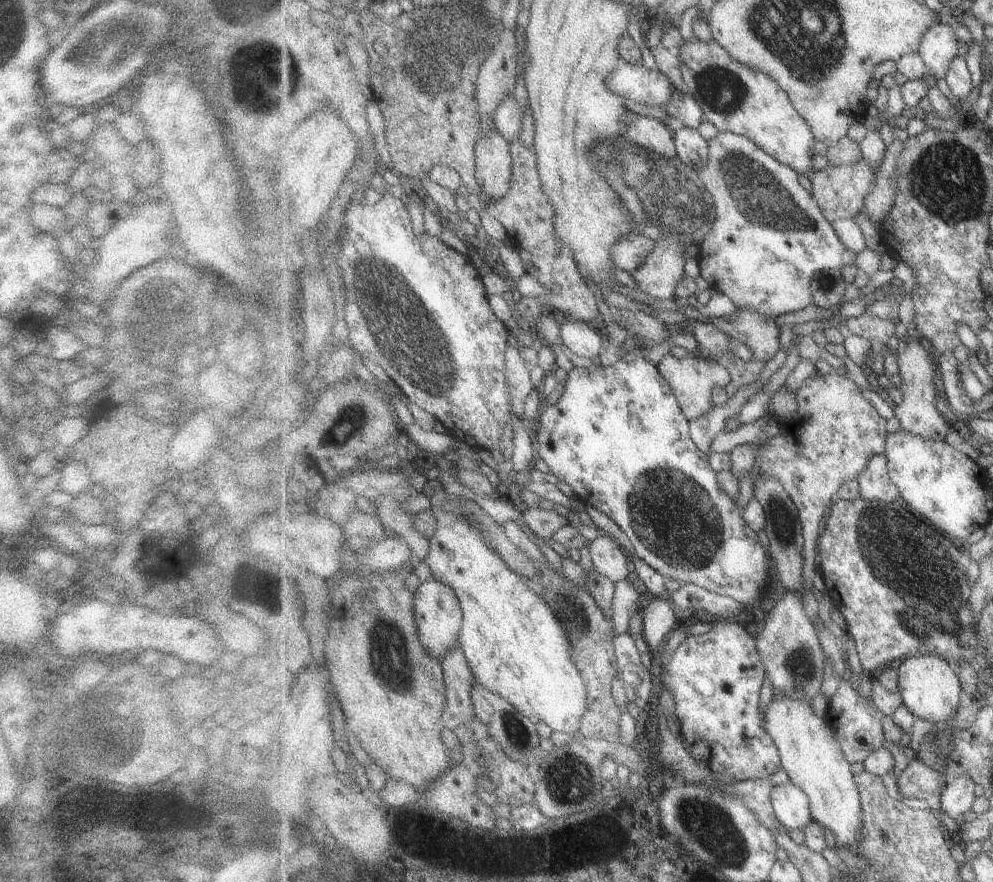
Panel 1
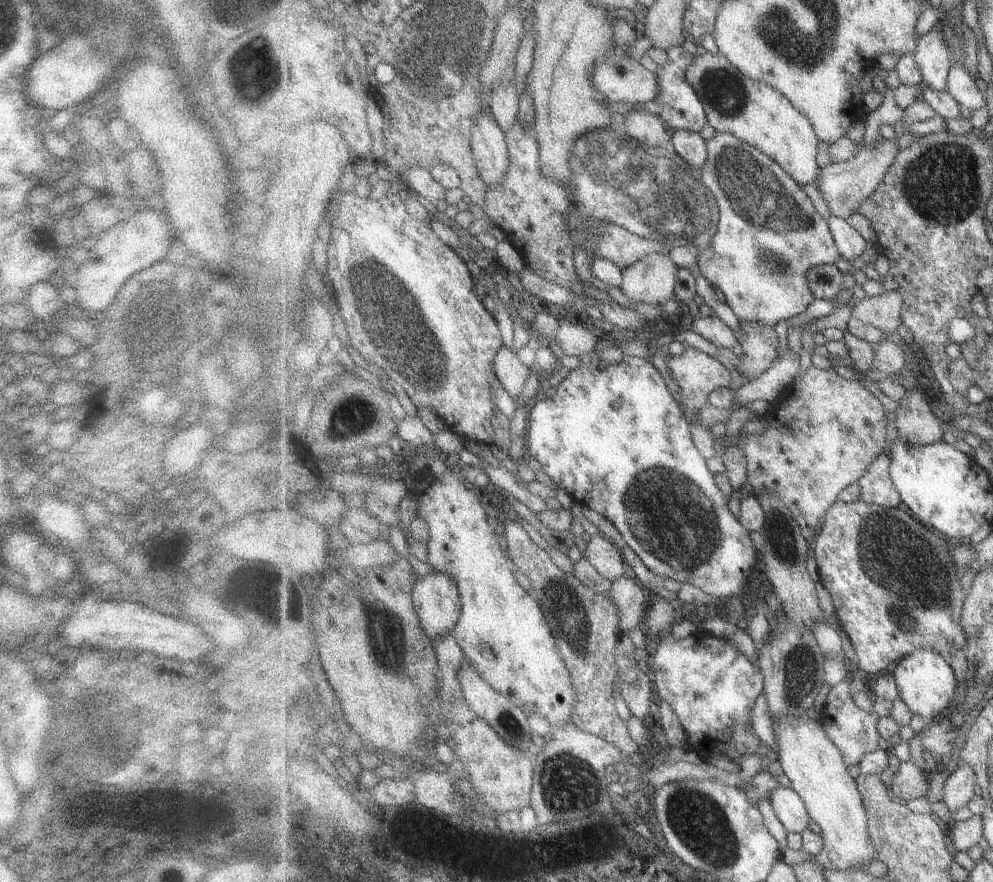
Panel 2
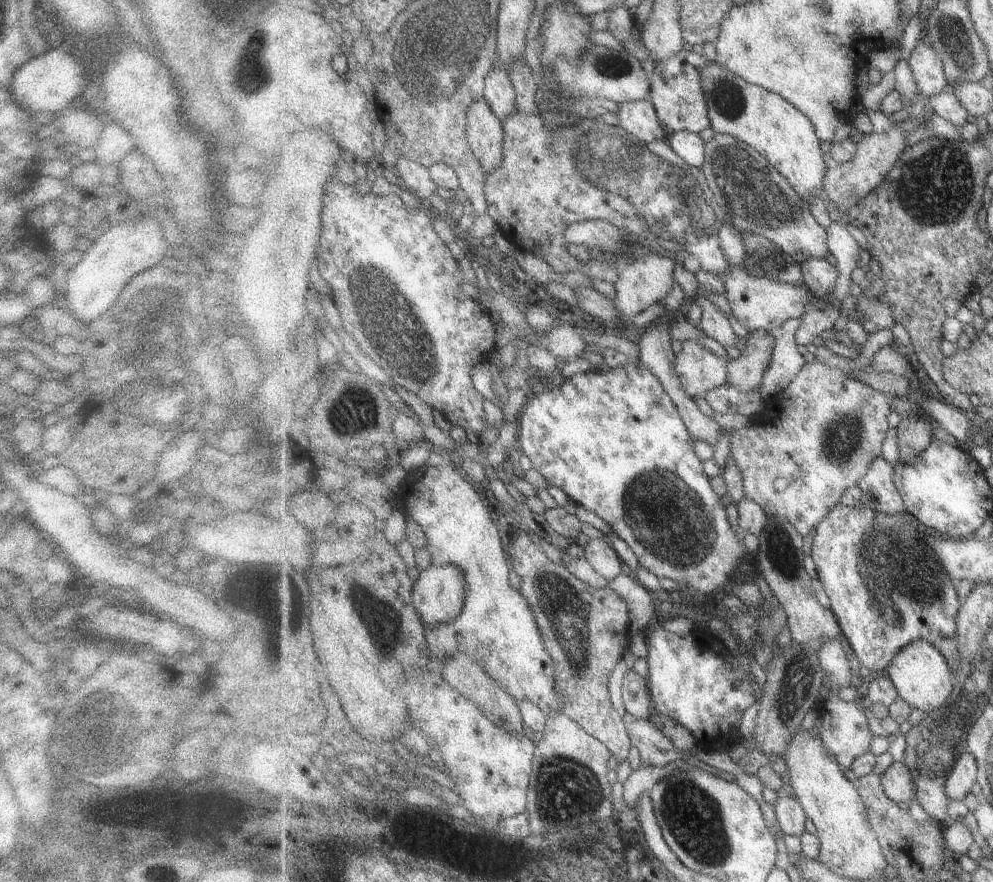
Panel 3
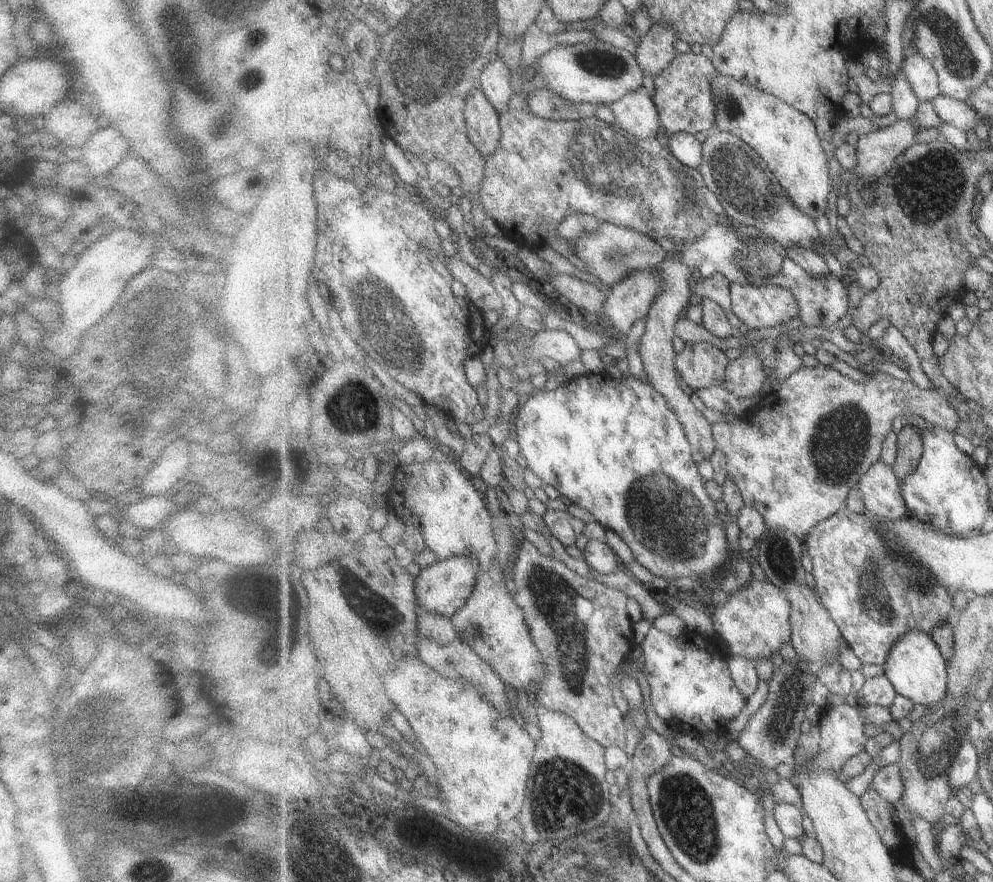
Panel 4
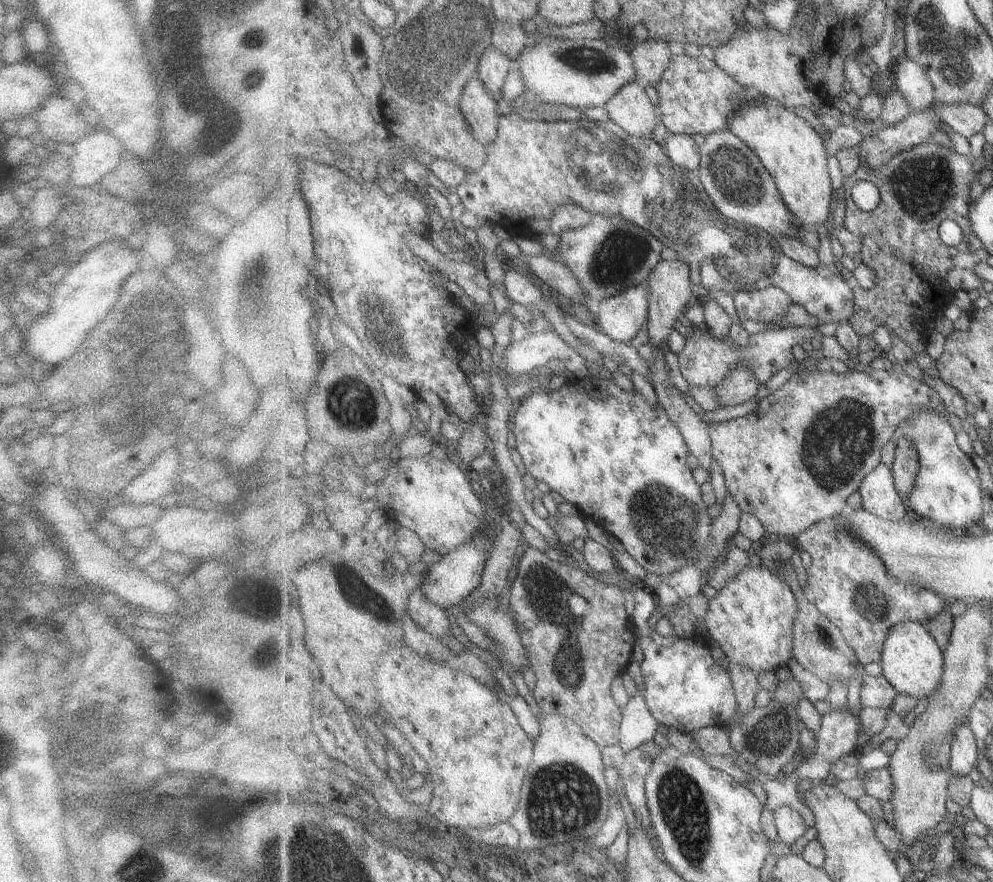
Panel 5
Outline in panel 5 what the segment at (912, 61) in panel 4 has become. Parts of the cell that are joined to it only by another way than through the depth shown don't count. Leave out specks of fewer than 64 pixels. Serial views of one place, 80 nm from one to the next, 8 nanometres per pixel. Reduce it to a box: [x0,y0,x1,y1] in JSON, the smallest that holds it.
[892,58,935,111]

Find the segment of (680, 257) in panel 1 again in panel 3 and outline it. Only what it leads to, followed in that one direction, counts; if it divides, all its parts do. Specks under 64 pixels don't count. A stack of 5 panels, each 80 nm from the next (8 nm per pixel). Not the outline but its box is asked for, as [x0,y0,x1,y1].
[614,254,675,325]

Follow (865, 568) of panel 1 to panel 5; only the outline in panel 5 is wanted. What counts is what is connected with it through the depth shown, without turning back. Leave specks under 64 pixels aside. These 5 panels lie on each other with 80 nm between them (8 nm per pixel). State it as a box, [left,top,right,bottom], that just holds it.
[792,518,949,665]

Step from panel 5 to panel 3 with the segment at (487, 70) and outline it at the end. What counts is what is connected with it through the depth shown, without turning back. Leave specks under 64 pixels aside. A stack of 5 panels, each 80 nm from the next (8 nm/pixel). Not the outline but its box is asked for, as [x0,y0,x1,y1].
[484,69,517,122]

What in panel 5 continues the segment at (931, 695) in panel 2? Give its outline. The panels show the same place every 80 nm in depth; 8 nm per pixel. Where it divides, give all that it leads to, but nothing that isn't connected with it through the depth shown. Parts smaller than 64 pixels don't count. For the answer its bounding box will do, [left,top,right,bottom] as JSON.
[879,622,945,698]

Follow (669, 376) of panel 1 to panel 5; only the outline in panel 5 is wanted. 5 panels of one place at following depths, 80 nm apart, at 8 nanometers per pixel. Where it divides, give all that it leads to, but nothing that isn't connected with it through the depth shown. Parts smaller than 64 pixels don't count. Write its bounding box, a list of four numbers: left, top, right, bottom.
[677,326,824,389]

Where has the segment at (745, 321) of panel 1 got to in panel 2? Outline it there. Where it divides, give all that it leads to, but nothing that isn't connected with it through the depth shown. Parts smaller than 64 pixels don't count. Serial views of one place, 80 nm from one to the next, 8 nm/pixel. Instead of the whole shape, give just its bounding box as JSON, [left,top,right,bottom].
[734,322,779,383]

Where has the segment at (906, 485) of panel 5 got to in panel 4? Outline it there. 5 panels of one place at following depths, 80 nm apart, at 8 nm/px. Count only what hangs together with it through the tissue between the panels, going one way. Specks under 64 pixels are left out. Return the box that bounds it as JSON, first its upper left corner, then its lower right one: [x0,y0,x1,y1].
[892,423,923,482]

